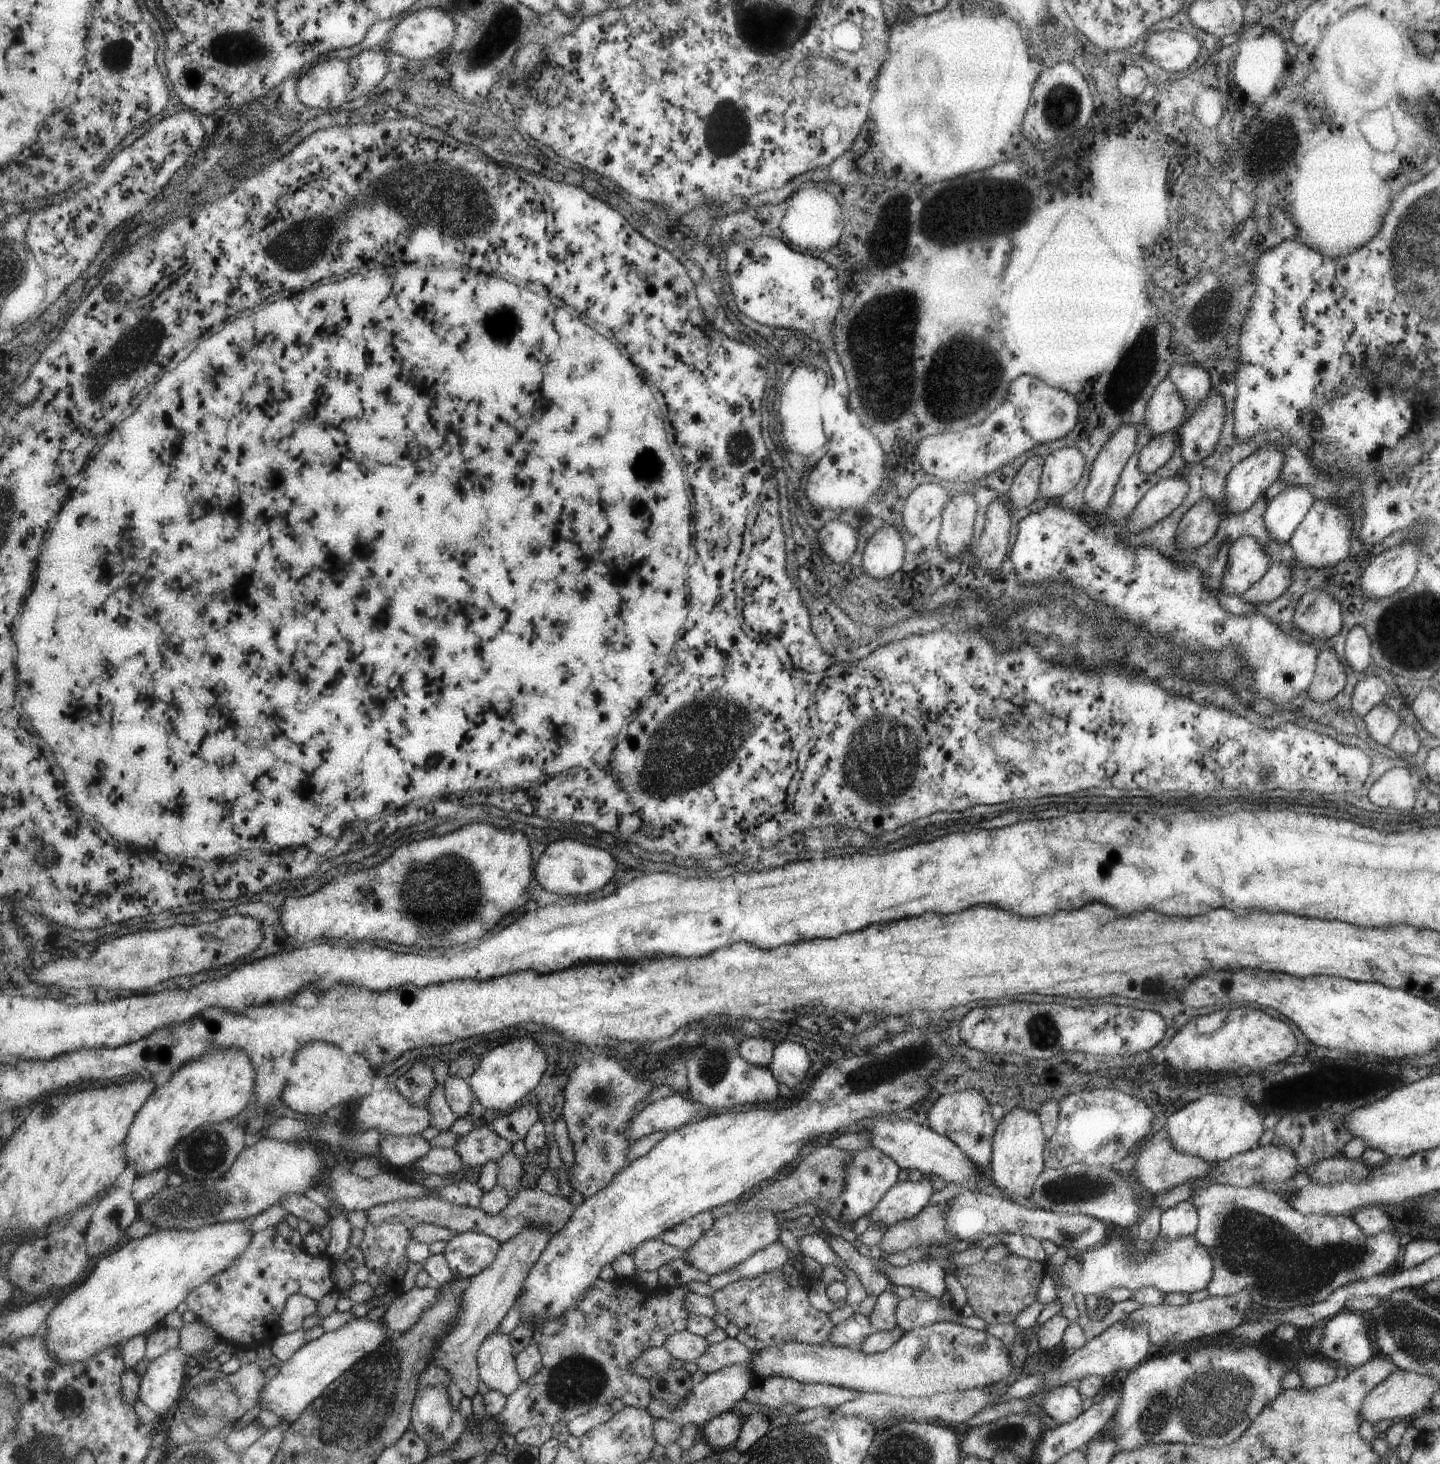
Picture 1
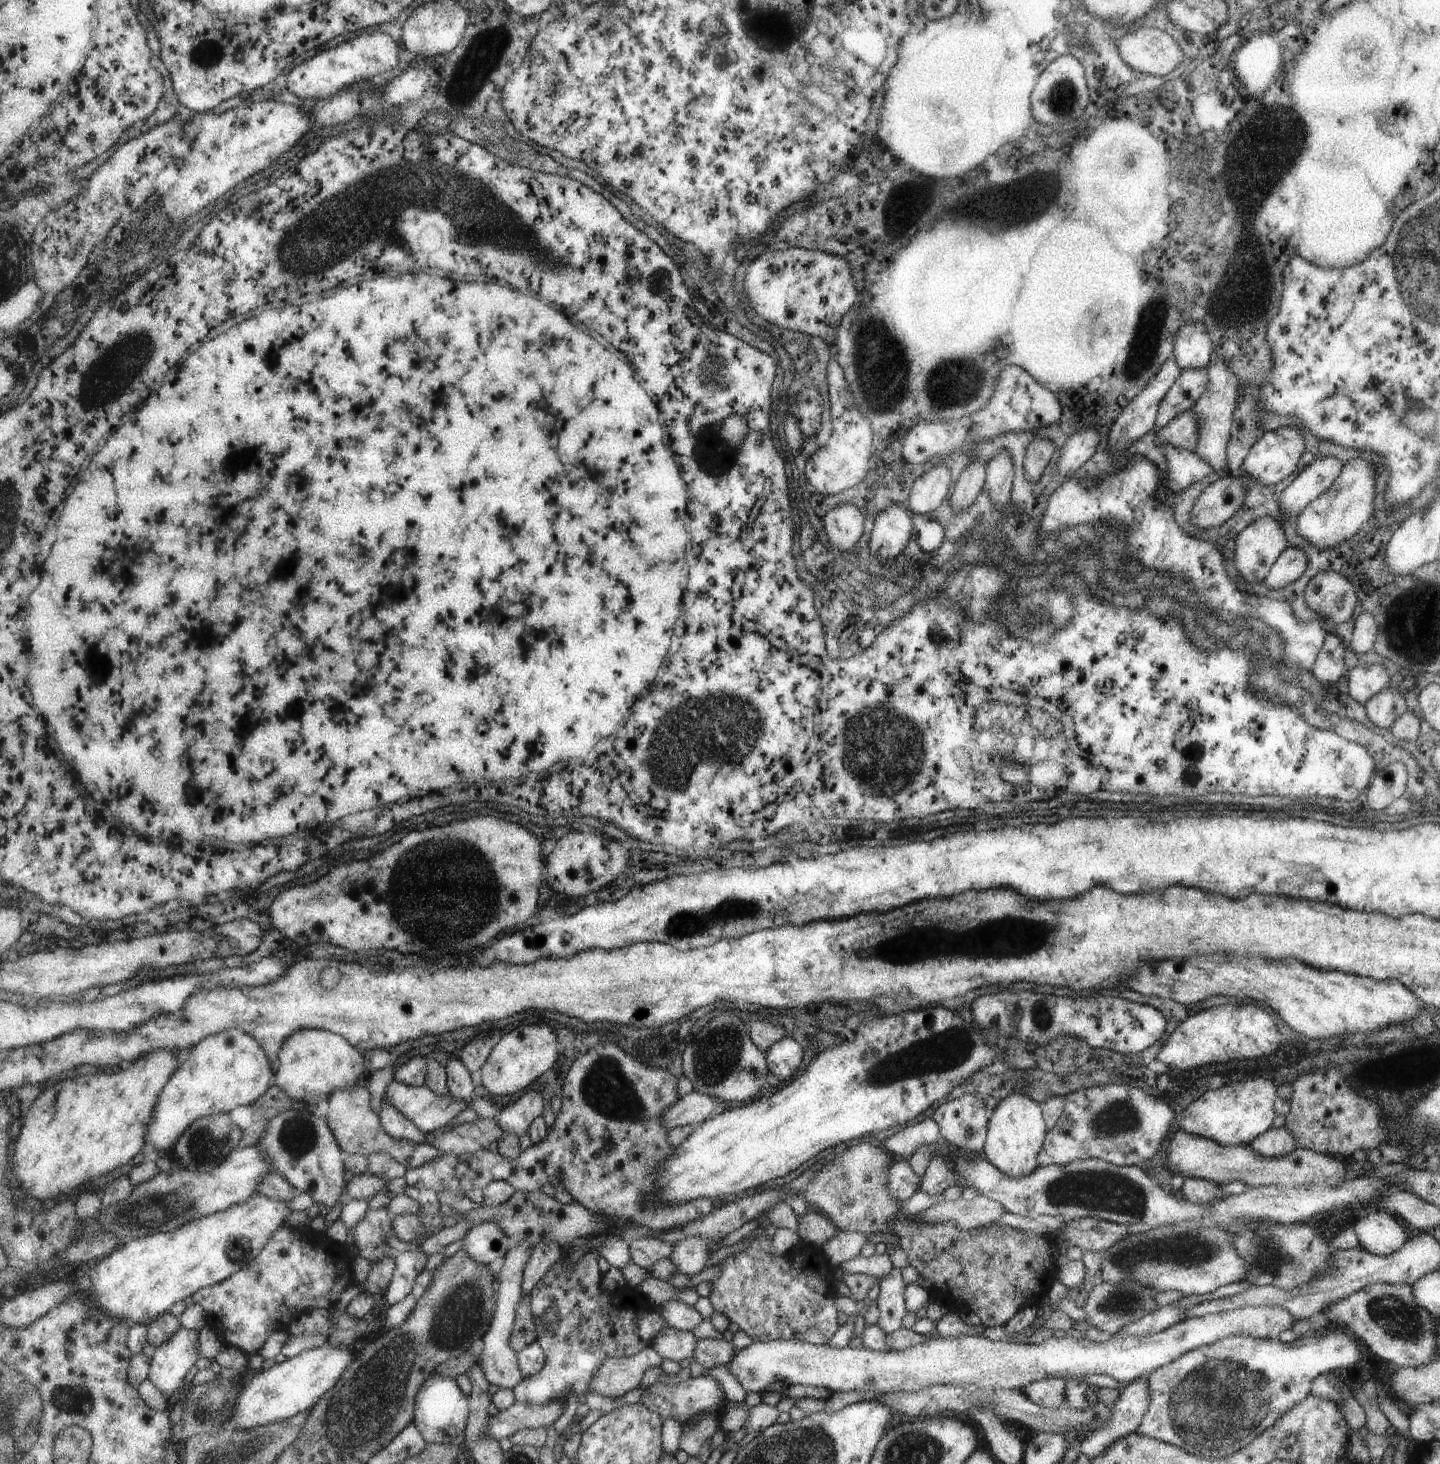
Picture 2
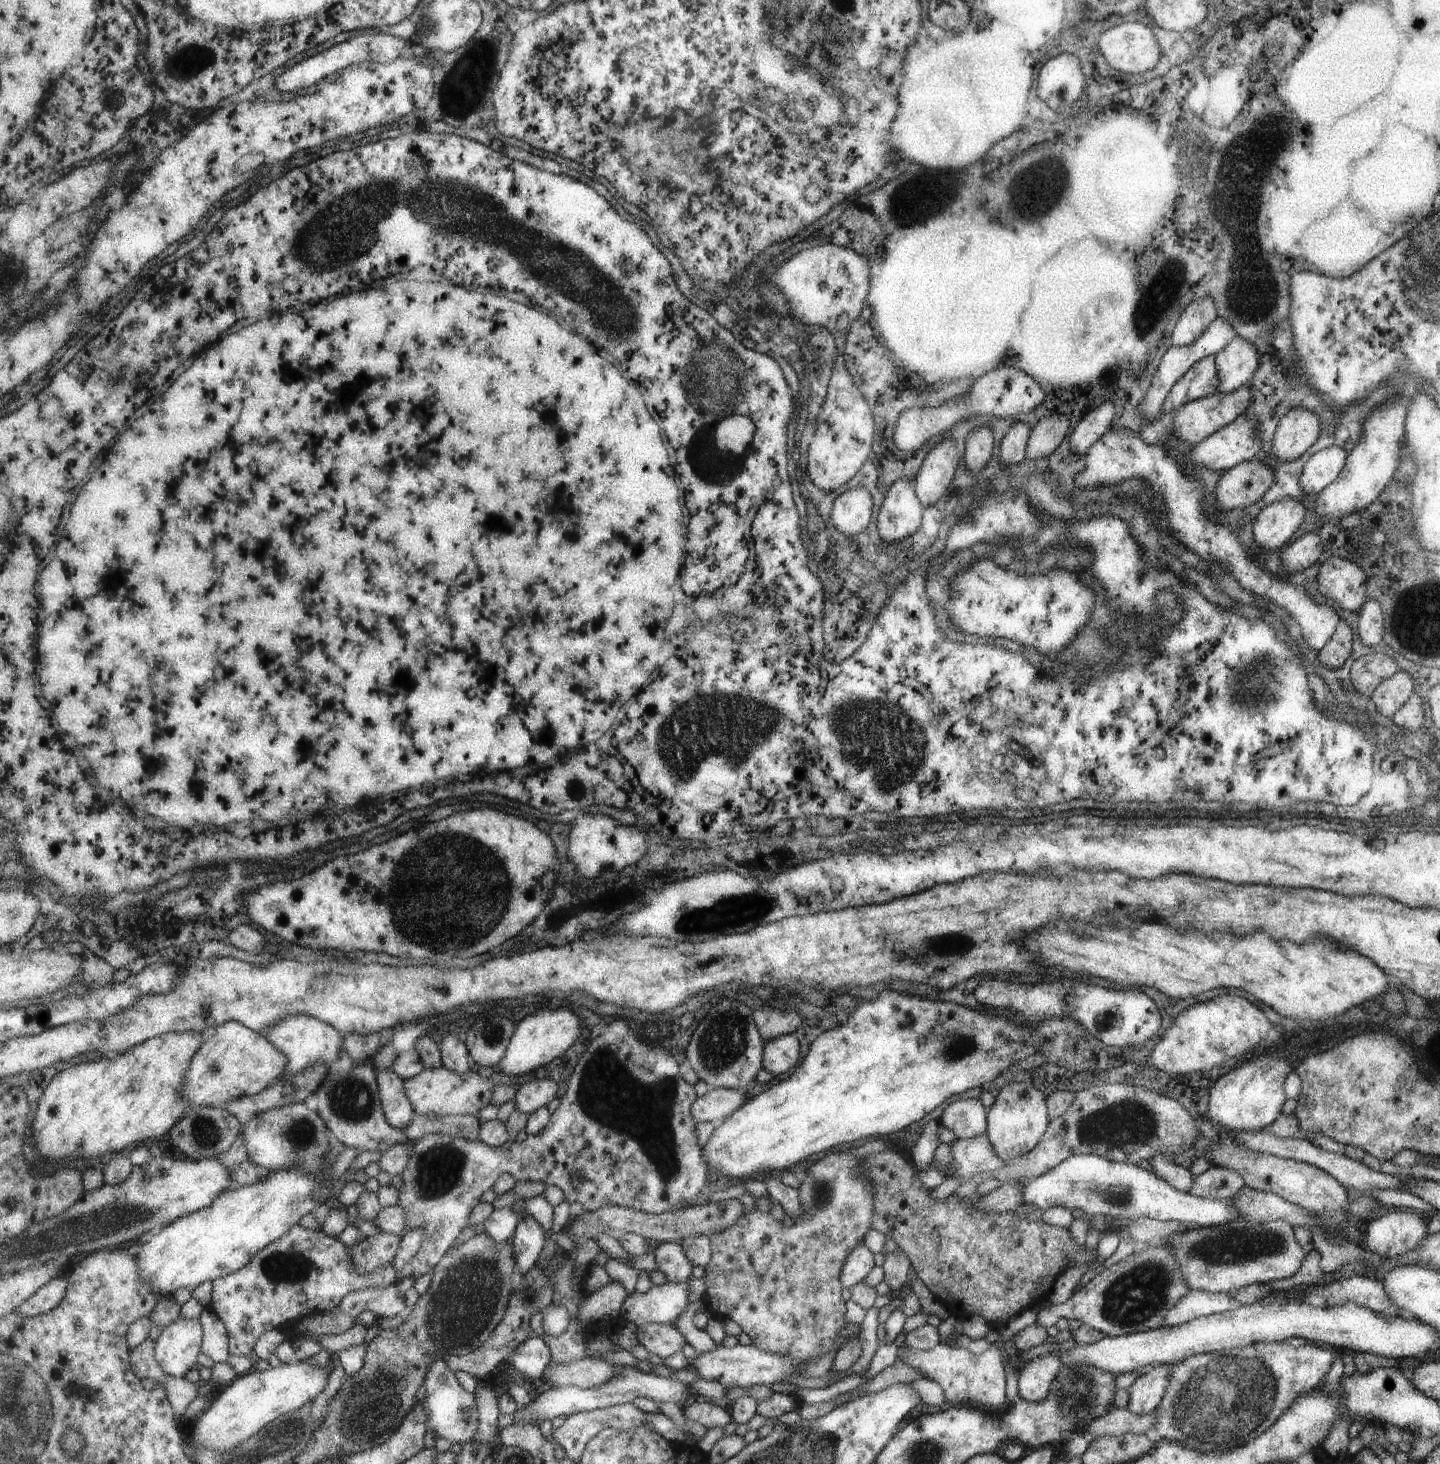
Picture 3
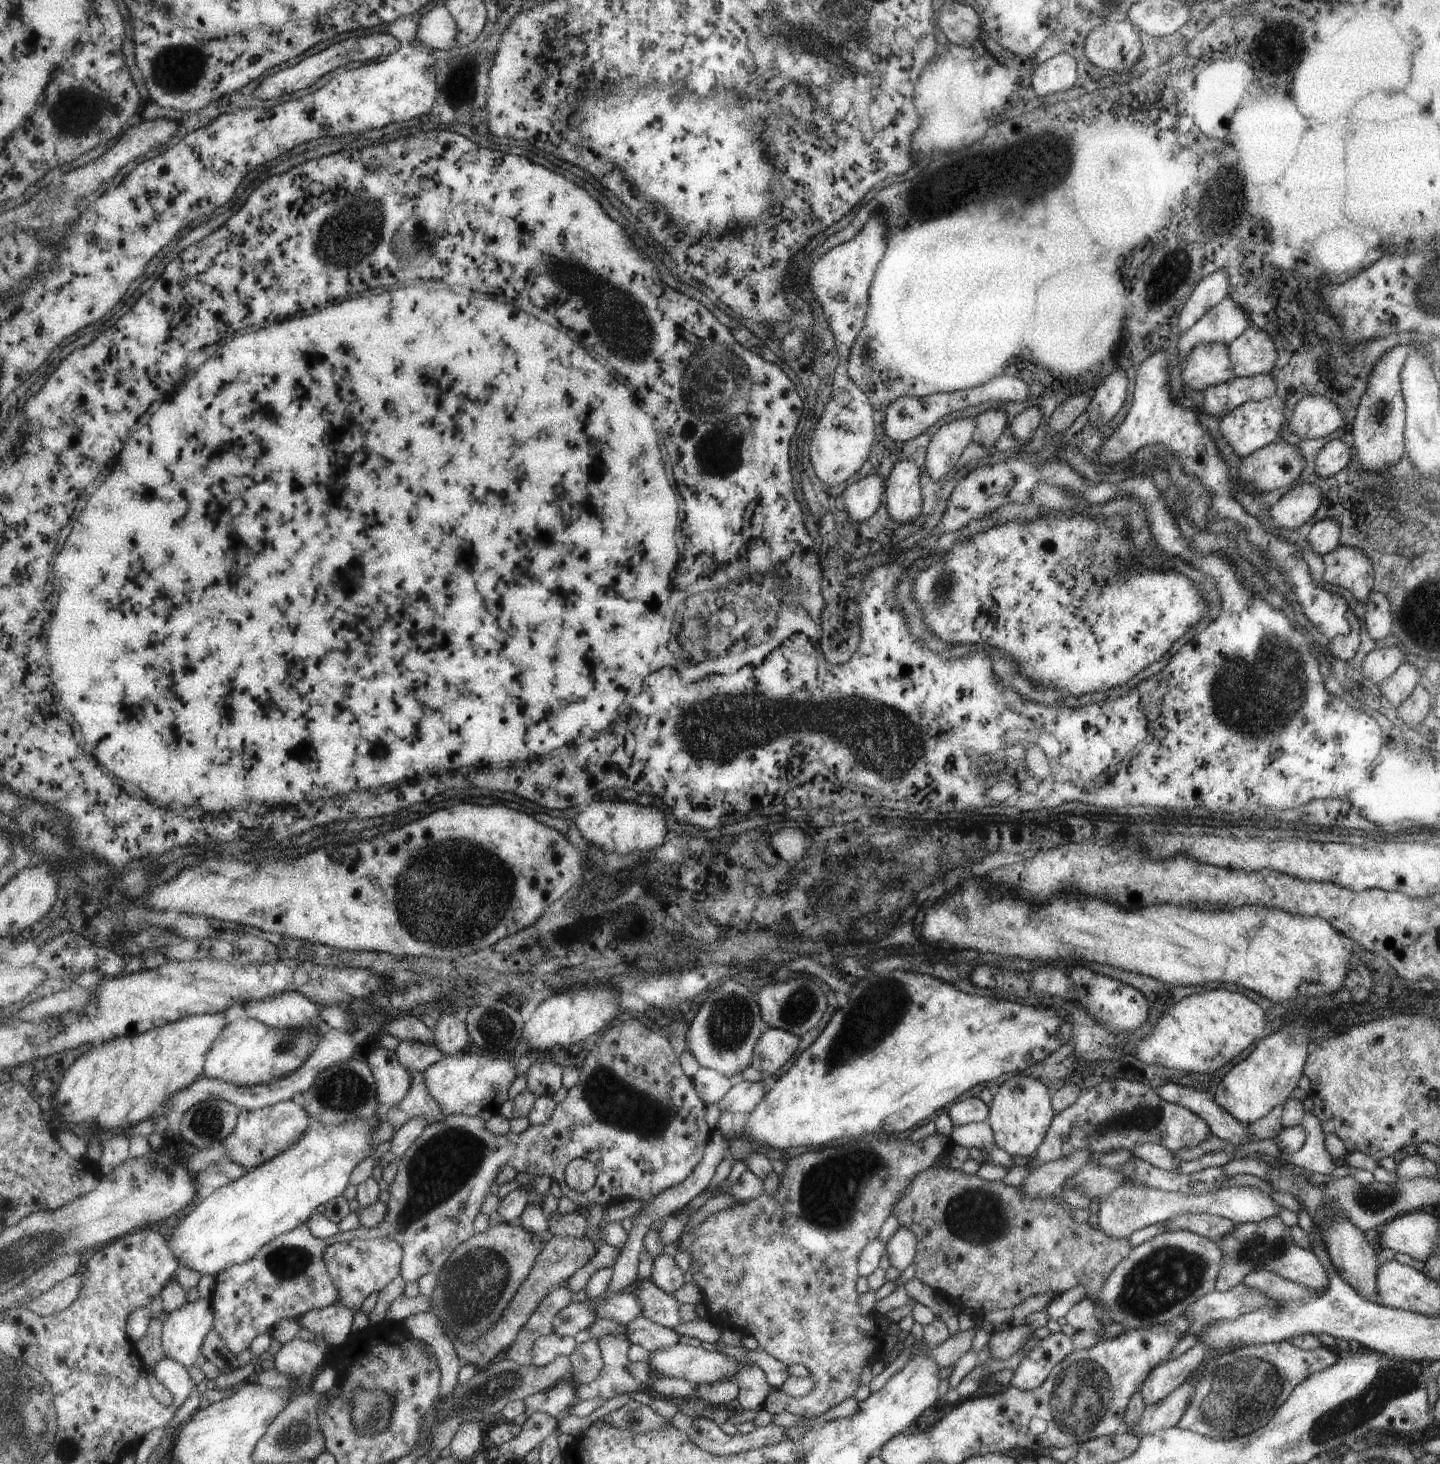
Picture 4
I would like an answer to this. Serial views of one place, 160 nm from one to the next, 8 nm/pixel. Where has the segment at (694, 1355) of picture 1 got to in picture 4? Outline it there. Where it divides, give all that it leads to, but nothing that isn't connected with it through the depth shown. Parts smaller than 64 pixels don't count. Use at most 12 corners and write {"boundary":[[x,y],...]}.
{"boundary":[[641,1316],[628,1324],[633,1344],[652,1353],[674,1347],[680,1334]]}

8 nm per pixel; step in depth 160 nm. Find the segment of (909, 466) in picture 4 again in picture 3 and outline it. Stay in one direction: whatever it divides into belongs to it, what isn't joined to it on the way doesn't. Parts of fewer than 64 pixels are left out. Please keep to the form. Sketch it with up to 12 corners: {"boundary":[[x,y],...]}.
{"boundary":[[895,480],[875,530],[885,542],[919,528],[923,510],[914,481]]}

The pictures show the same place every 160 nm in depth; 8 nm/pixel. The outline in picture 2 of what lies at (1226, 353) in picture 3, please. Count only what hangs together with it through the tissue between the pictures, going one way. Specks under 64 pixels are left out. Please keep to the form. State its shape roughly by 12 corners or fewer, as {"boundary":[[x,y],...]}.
{"boundary":[[1215,351],[1193,451],[1213,471],[1226,467],[1226,442],[1239,380]]}

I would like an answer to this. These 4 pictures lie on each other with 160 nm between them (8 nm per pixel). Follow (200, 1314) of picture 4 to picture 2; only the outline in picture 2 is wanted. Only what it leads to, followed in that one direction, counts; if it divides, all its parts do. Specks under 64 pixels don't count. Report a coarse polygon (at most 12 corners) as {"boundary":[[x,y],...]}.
{"boundary":[[182,1327],[156,1348],[149,1379],[168,1400],[199,1358],[199,1331]]}

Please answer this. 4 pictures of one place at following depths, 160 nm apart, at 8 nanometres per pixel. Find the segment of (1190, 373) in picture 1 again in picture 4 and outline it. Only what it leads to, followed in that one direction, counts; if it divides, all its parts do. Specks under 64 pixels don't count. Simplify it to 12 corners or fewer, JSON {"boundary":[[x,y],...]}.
{"boundary":[[1213,272],[1191,292],[1178,314],[1191,328],[1227,294],[1227,274]]}

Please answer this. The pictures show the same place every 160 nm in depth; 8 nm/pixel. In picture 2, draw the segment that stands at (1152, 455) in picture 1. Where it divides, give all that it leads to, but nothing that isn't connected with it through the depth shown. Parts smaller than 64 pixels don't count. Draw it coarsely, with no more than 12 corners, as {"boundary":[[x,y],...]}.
{"boundary":[[1191,409],[1156,432],[1156,445],[1194,450],[1198,420]]}

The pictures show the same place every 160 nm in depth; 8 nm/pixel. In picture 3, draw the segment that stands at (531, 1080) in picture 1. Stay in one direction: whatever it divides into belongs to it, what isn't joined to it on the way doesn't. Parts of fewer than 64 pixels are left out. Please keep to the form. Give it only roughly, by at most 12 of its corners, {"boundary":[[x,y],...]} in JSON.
{"boundary":[[569,1008],[518,1023],[493,1068],[519,1076],[563,1056],[583,1032]]}

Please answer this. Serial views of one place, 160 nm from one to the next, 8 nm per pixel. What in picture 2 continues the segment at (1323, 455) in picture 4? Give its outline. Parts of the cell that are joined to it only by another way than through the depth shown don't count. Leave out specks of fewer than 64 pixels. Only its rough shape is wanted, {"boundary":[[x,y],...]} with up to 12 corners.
{"boundary":[[1313,459],[1279,495],[1285,516],[1298,515],[1337,478],[1342,462]]}

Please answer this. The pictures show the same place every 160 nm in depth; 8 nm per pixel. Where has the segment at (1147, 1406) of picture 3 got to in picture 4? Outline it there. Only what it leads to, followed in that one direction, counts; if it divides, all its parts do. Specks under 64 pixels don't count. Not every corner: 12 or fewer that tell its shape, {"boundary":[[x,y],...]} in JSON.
{"boundary":[[1195,1343],[1153,1368],[1138,1388],[1147,1405],[1159,1402],[1207,1358]]}

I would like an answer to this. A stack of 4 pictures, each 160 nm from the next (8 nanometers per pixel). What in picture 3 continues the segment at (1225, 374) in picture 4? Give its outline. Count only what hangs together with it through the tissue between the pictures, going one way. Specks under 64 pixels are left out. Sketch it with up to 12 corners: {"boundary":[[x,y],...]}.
{"boundary":[[1214,355],[1194,362],[1169,389],[1161,411],[1215,393]]}

